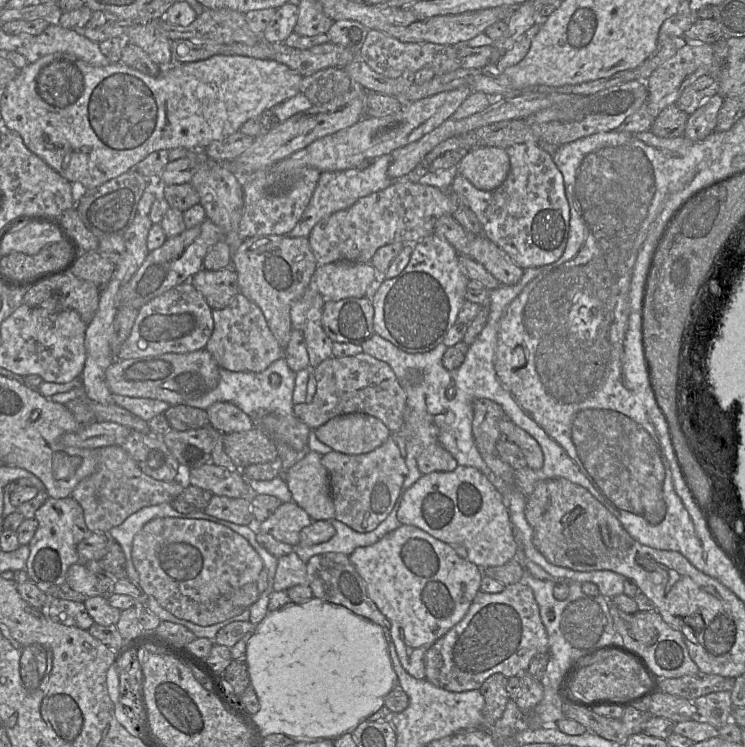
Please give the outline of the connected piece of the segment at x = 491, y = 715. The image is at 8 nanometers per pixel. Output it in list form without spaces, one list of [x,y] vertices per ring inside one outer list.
[[[493,674],[488,677],[481,687],[485,704],[482,710],[483,728],[477,730],[491,730],[494,724],[502,717],[510,698],[506,691],[508,679],[502,674]]]

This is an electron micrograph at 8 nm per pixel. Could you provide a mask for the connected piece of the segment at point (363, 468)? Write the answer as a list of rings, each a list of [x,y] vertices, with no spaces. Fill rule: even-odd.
[[[392,434],[381,446],[365,454],[344,454],[332,450],[322,455],[321,460],[329,475],[335,520],[359,533],[376,529],[393,509],[408,474],[396,436]]]

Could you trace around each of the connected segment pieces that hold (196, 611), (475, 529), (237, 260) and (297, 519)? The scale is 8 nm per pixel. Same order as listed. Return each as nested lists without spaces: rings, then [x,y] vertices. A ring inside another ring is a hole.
[[[155,518],[147,522],[134,536],[132,561],[145,591],[175,617],[200,626],[210,626],[240,615],[232,604],[234,591],[256,582],[264,563],[251,544],[232,529],[207,520]]]
[[[458,465],[453,471],[423,474],[405,491],[397,519],[402,525],[416,526],[444,543],[461,545],[466,550],[466,560],[481,569],[502,566],[518,555],[515,531],[503,497],[485,475],[474,467]]]
[[[260,235],[243,240],[232,258],[231,268],[238,277],[239,293],[262,311],[267,325],[282,349],[292,331],[290,308],[311,283],[318,267],[308,238],[288,235]]]
[[[294,501],[282,503],[266,520],[254,524],[257,531],[270,534],[290,546],[300,546],[300,532],[313,520]]]

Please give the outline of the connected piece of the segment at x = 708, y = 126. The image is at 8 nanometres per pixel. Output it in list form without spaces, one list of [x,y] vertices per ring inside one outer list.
[[[720,93],[708,98],[689,117],[683,136],[691,141],[704,140],[713,131],[724,98]]]

